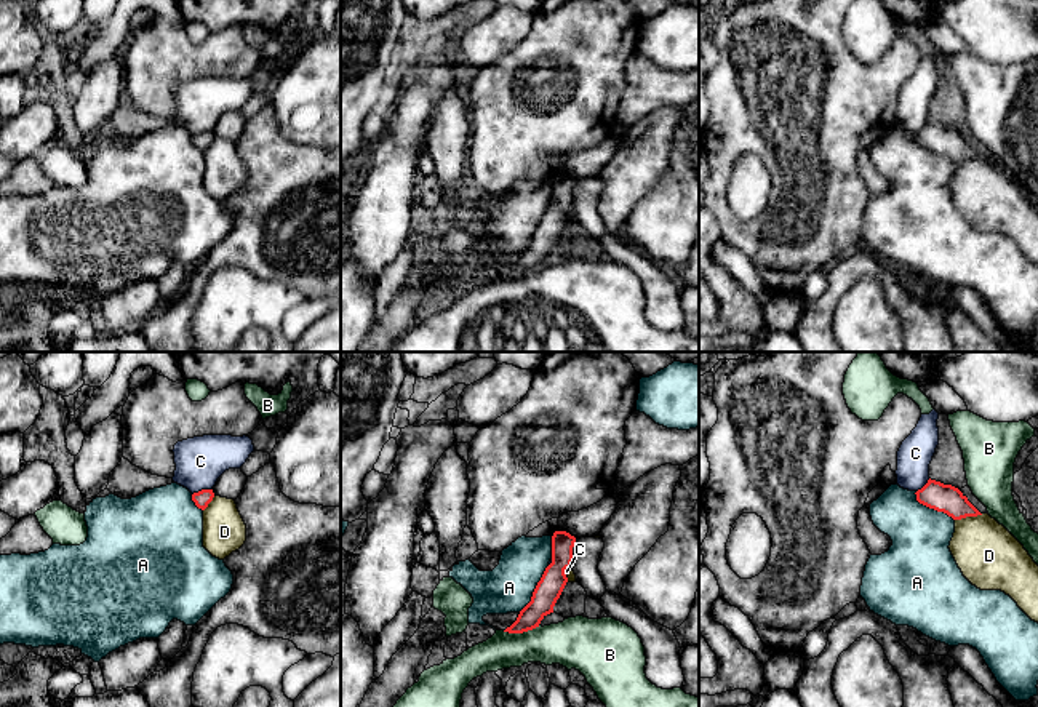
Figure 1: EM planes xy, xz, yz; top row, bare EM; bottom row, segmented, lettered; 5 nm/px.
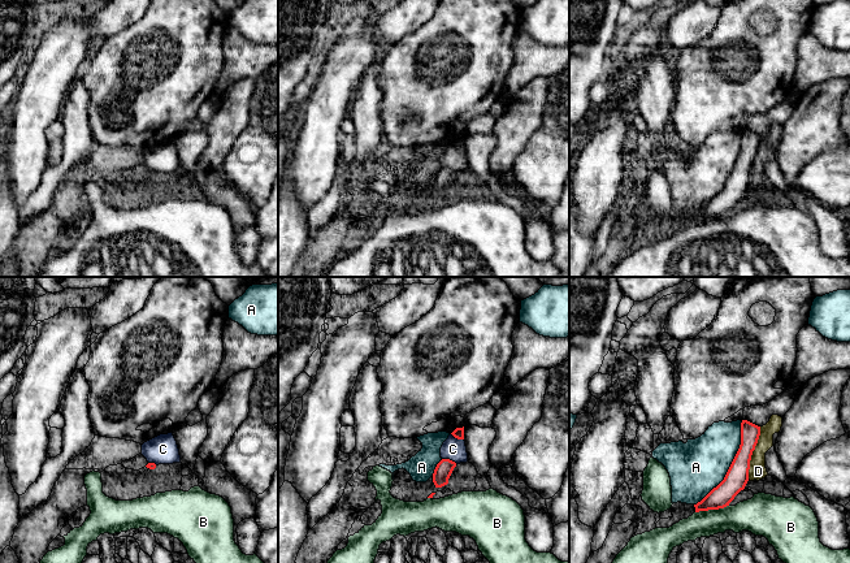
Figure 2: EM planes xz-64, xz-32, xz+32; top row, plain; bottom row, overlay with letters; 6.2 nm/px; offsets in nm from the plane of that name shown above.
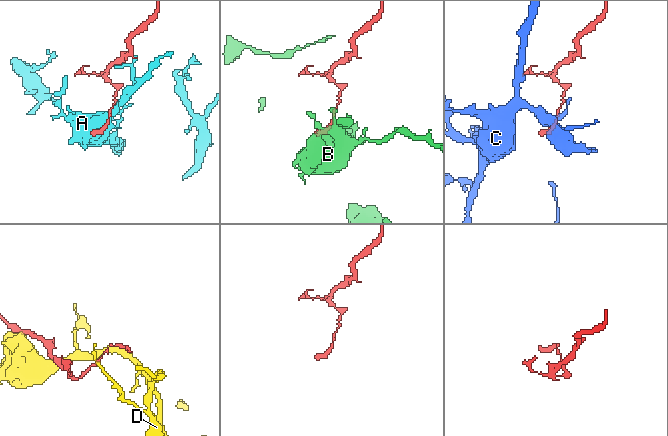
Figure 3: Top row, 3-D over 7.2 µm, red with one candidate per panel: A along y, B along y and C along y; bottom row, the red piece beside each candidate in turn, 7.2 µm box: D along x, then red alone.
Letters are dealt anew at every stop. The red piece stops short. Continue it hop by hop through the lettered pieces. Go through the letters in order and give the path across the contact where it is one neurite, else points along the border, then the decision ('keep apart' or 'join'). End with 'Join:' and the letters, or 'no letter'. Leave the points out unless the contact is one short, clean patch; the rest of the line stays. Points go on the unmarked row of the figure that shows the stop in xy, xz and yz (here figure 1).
A: keep apart
B: keep apart
C: along xy (211, 130), (202, 130), (192, 136) | keep apart
D: keep apart
Join: no letter

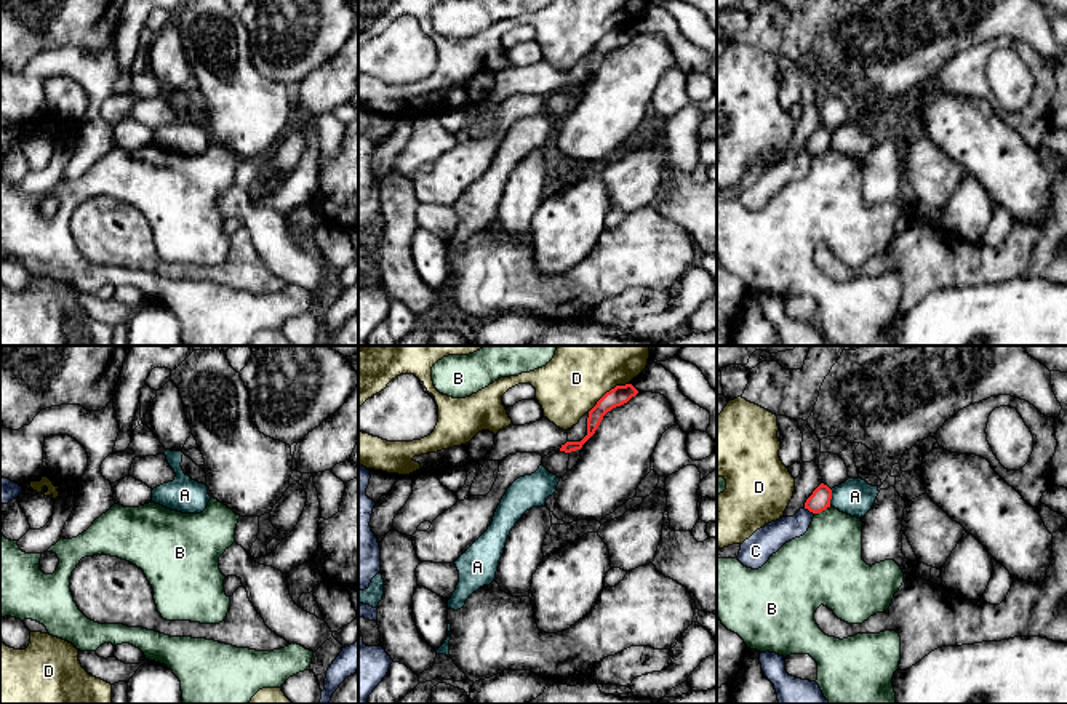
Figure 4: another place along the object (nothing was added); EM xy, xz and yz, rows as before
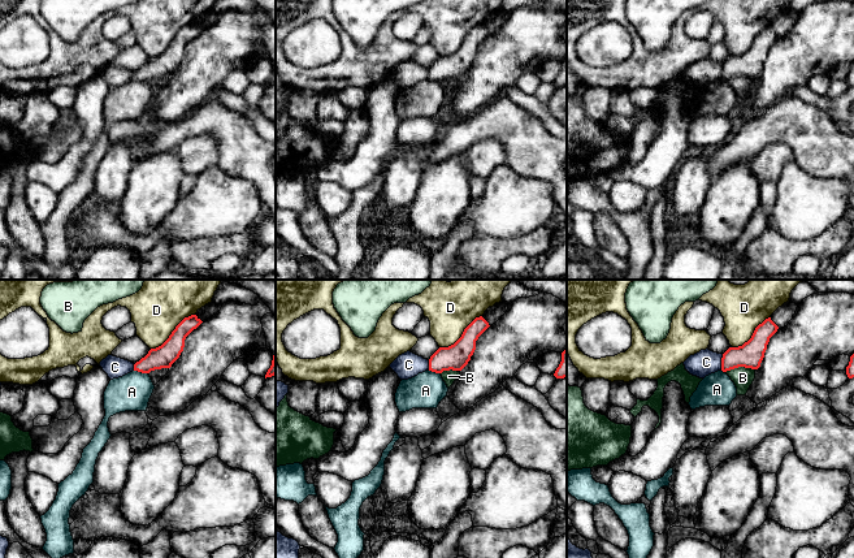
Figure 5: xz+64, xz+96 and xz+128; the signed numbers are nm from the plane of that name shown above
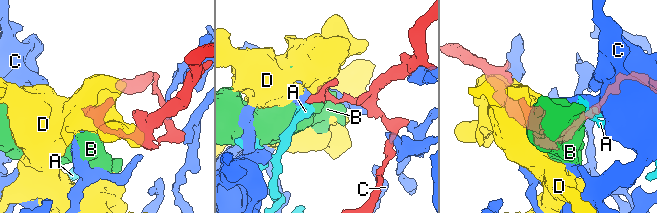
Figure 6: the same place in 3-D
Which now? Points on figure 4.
A: along yz (832, 132), (829, 146) | keep apart
B: keep apart
C: keep apart
D: keep apart
Join: no letter

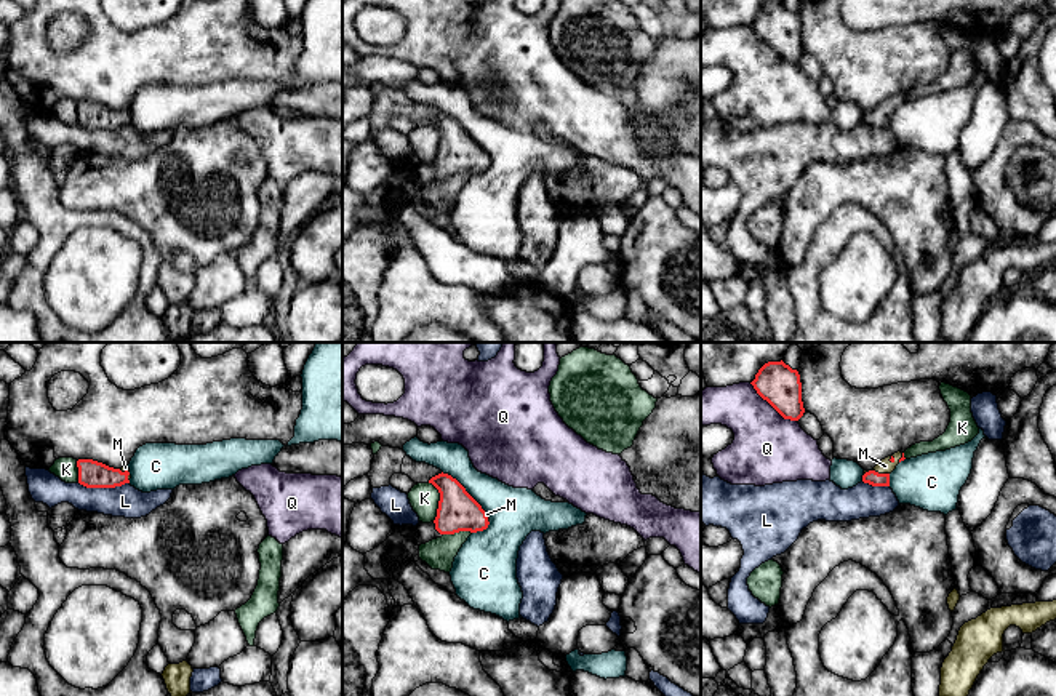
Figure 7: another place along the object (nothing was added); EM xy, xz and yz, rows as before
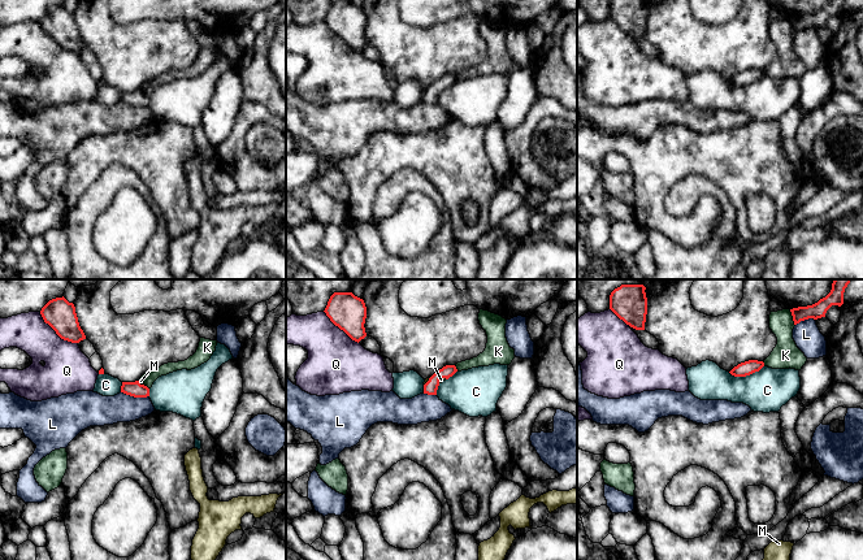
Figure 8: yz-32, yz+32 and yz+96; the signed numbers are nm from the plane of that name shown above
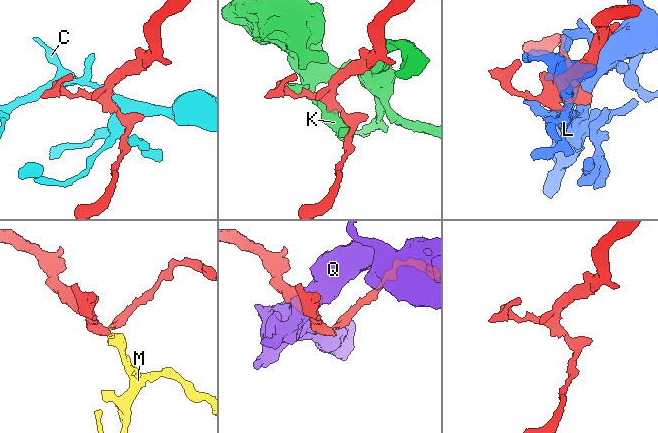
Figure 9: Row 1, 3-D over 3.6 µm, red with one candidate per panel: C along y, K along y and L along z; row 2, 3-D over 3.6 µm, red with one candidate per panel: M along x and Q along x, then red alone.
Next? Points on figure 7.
C: keep apart
K: keep apart
L: keep apart
M: across yz (871, 119), (880, 116), (885, 108) | join
Q: keep apart
Join: M

